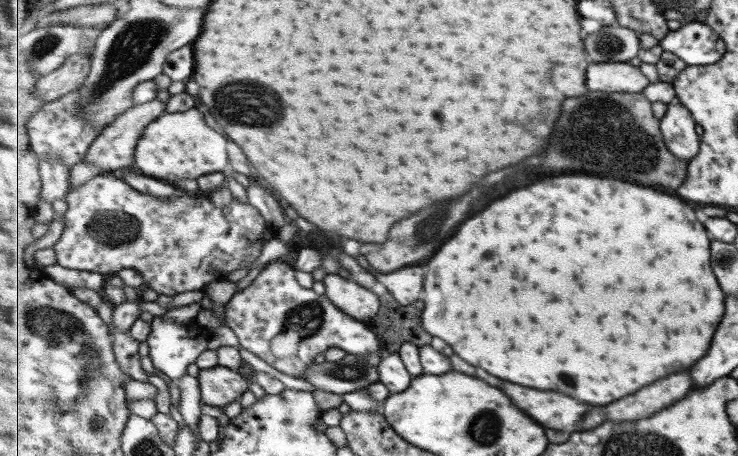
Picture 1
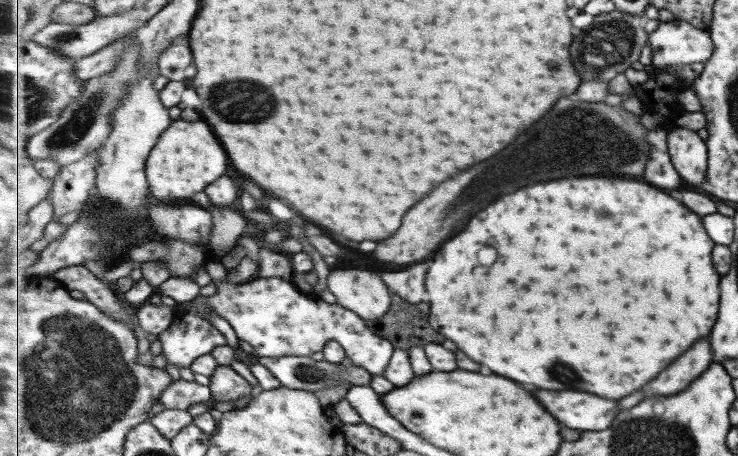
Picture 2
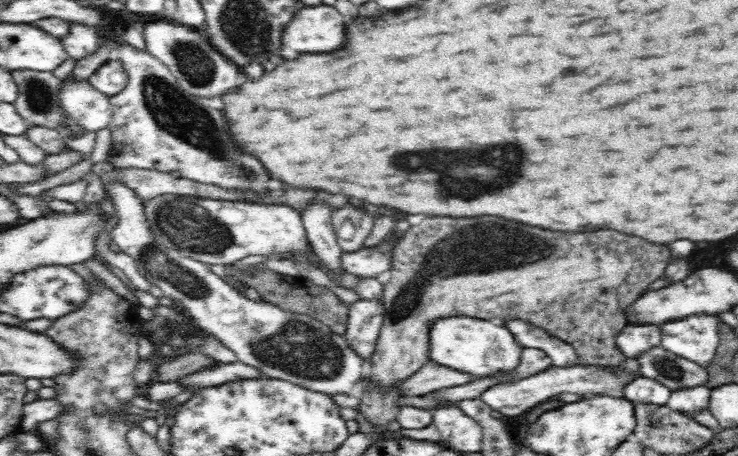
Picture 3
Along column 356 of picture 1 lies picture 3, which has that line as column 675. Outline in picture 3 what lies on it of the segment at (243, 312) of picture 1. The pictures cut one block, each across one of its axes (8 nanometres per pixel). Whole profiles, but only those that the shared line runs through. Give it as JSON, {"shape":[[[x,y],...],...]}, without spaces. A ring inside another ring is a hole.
{"shape":[[[708,313],[664,321],[658,326],[659,346],[705,367],[719,346],[722,322],[719,315]]]}

